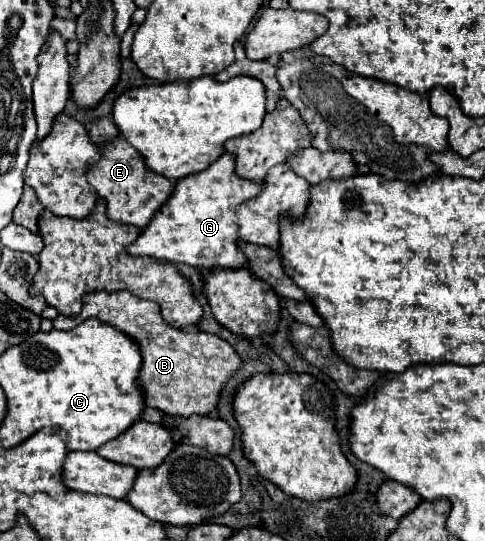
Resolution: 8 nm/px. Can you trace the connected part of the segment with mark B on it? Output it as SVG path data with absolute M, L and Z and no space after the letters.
M126 291L88 293L88 295L84 295L84 307L82 307L80 315L76 315L76 317L58 315L52 323L54 323L56 329L68 331L70 327L78 327L82 321L86 321L90 317L96 317L104 323L110 323L110 325L122 329L134 341L138 341L140 351L142 351L142 369L140 369L138 381L142 383L142 389L144 389L144 395L146 395L146 405L156 407L156 409L164 411L166 415L186 415L186 417L190 417L190 415L210 415L210 413L214 413L216 407L218 407L220 393L222 393L224 385L242 367L242 359L238 357L238 353L234 351L234 347L228 341L220 339L218 335L202 333L202 331L200 333L184 333L184 331L168 325L166 321L162 321L162 313L160 313L158 303L134 297L132 293L126 293Z

